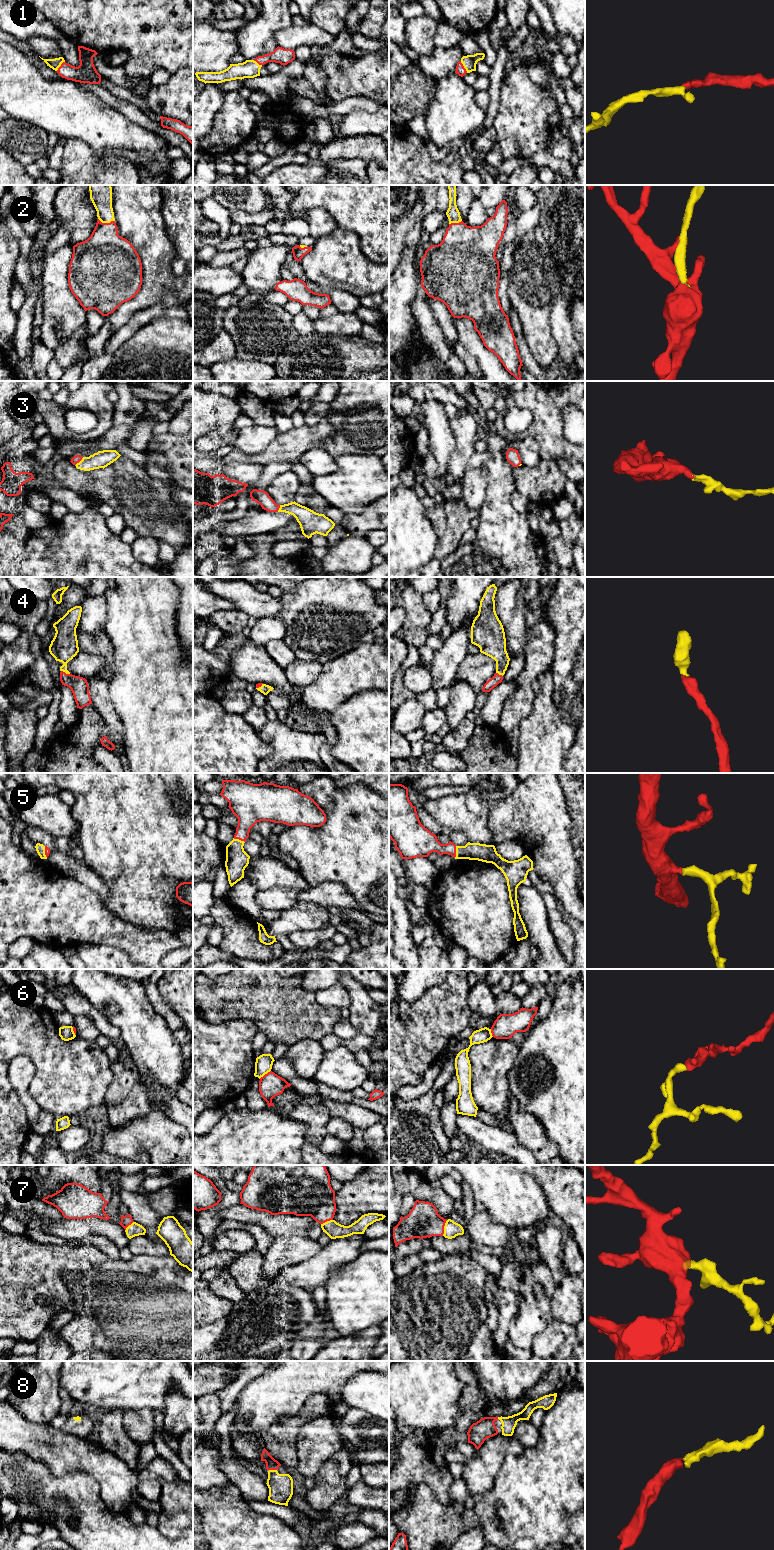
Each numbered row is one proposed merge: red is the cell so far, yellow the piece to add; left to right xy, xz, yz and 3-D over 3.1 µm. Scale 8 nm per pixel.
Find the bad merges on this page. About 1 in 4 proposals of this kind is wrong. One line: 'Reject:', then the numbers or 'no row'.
Reject: 6

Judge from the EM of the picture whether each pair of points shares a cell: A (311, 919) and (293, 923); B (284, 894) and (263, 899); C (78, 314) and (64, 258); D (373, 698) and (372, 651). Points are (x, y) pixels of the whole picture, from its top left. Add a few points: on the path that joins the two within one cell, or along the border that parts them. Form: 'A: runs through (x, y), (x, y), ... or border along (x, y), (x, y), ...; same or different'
A: runs through (307, 919), (297, 919); same
B: runs through (279, 898), (268, 899); same
C: runs through (64, 300), (60, 296), (60, 272); same
D: border along (378, 688), (363, 690), (351, 697); different

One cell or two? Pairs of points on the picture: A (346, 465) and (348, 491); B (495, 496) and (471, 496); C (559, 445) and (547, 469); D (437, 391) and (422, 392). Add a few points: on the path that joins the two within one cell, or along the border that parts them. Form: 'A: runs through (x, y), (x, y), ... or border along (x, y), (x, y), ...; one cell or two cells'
A: runs through (348, 471), (348, 485); one cell
B: border along (485, 473), (486, 496), (478, 513); two cells
C: border along (542, 458), (554, 460); two cells
D: runs through (433, 391), (426, 392); one cell

